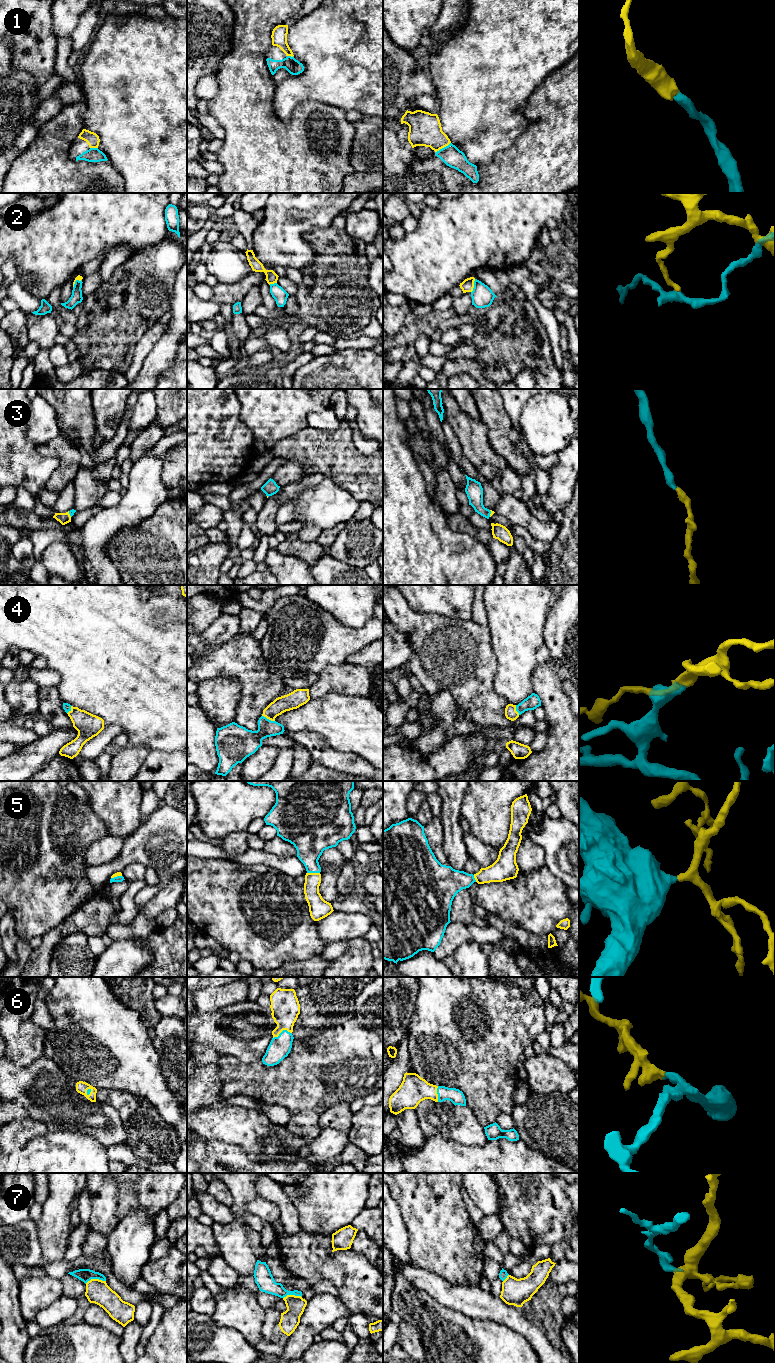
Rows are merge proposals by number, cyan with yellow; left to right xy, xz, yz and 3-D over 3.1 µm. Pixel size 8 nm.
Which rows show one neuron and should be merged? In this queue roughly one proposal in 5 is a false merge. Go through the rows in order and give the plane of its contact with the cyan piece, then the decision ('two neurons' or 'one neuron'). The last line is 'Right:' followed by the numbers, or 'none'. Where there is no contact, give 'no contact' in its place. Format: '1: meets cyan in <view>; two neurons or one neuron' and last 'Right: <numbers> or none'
1: meets cyan in yz; one neuron
2: meets cyan in yz; two neurons
3: meets cyan in yz; one neuron
4: meets cyan in xz; one neuron
5: meets cyan in xz; one neuron
6: meets cyan in xz; one neuron
7: meets cyan in xy; two neurons
Right: 1, 3, 4, 5, 6

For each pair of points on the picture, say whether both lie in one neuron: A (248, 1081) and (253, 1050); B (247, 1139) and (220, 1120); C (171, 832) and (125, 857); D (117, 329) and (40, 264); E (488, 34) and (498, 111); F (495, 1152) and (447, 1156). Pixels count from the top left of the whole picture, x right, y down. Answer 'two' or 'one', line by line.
A: two
B: one
C: one
D: two
E: one
F: one

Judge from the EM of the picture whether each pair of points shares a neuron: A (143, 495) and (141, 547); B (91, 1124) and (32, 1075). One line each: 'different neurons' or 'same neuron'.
A: different neurons
B: same neuron

